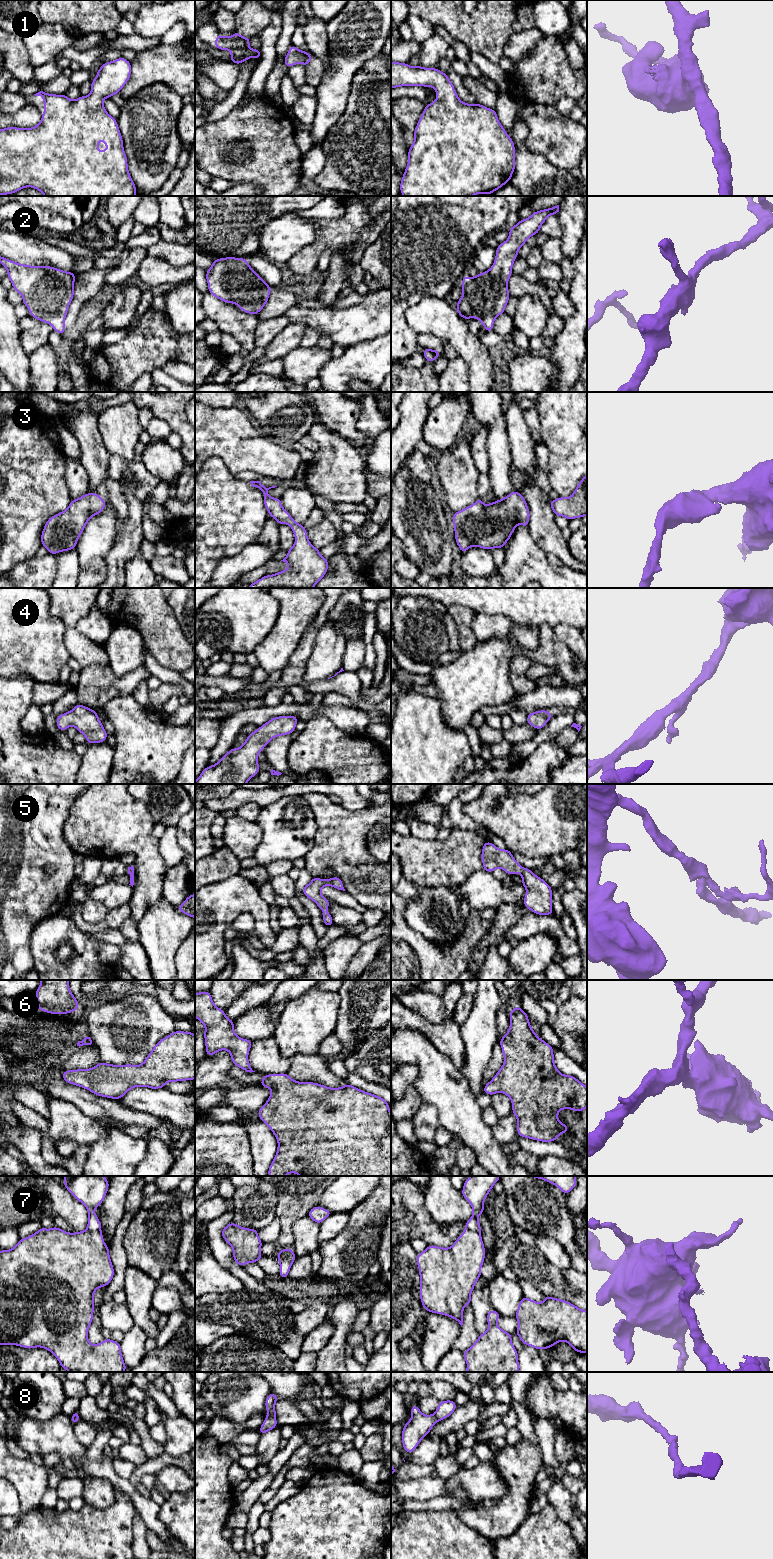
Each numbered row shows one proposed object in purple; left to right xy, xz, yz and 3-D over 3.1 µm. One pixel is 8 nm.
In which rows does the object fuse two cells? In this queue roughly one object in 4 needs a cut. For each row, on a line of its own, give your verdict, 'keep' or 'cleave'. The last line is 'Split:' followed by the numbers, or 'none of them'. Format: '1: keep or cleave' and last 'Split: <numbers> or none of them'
1: keep
2: keep
3: keep
4: keep
5: keep
6: keep
7: cleave
8: keep
Split: 7

